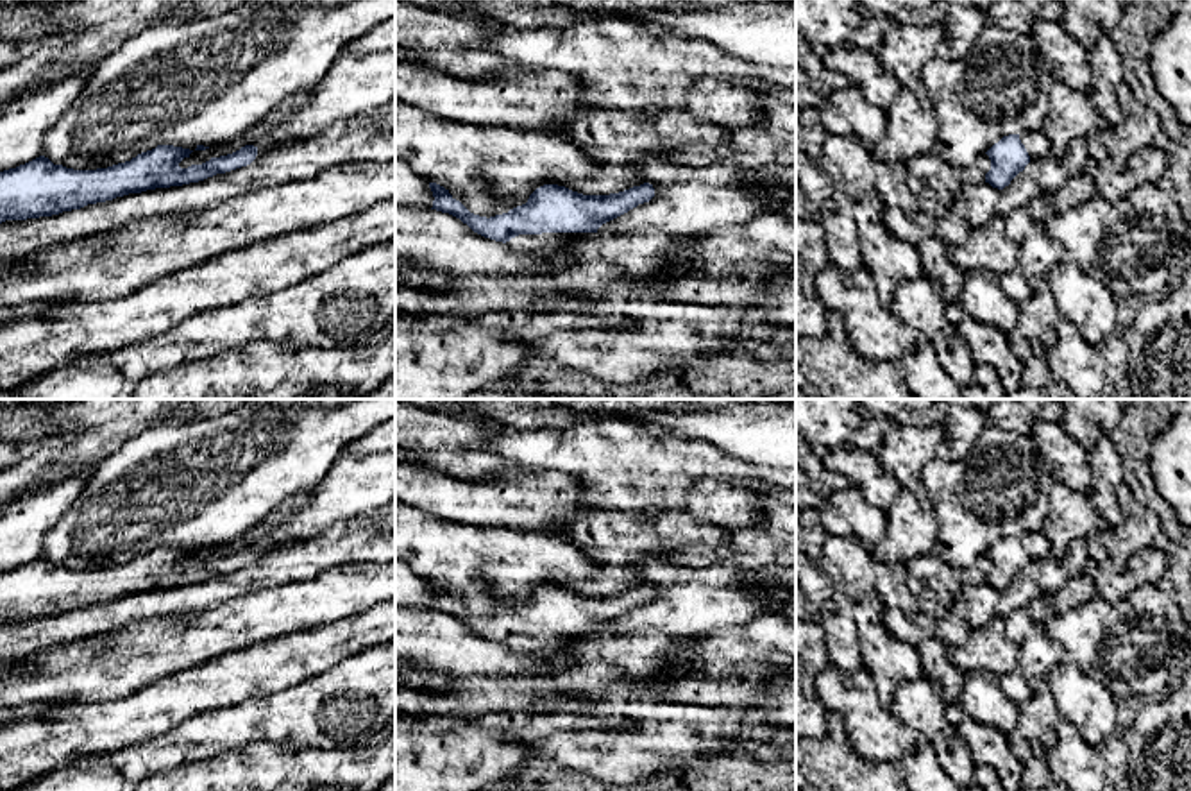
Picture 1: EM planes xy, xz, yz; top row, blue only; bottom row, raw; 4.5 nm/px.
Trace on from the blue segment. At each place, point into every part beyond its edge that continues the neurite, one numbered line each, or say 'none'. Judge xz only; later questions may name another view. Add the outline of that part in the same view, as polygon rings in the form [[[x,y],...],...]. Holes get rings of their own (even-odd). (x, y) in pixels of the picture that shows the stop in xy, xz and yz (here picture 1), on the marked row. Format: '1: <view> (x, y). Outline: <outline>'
1: xz (544, 244). Outline: [[[542,233],[542,234],[519,234],[506,242],[515,251],[547,256],[558,249],[569,247],[578,236],[587,233]]]

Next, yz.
1: yz (1036, 142). Outline: [[[1041,129],[1019,134],[1019,140],[1028,152],[1030,161],[1046,157],[1052,152],[1050,141]]]

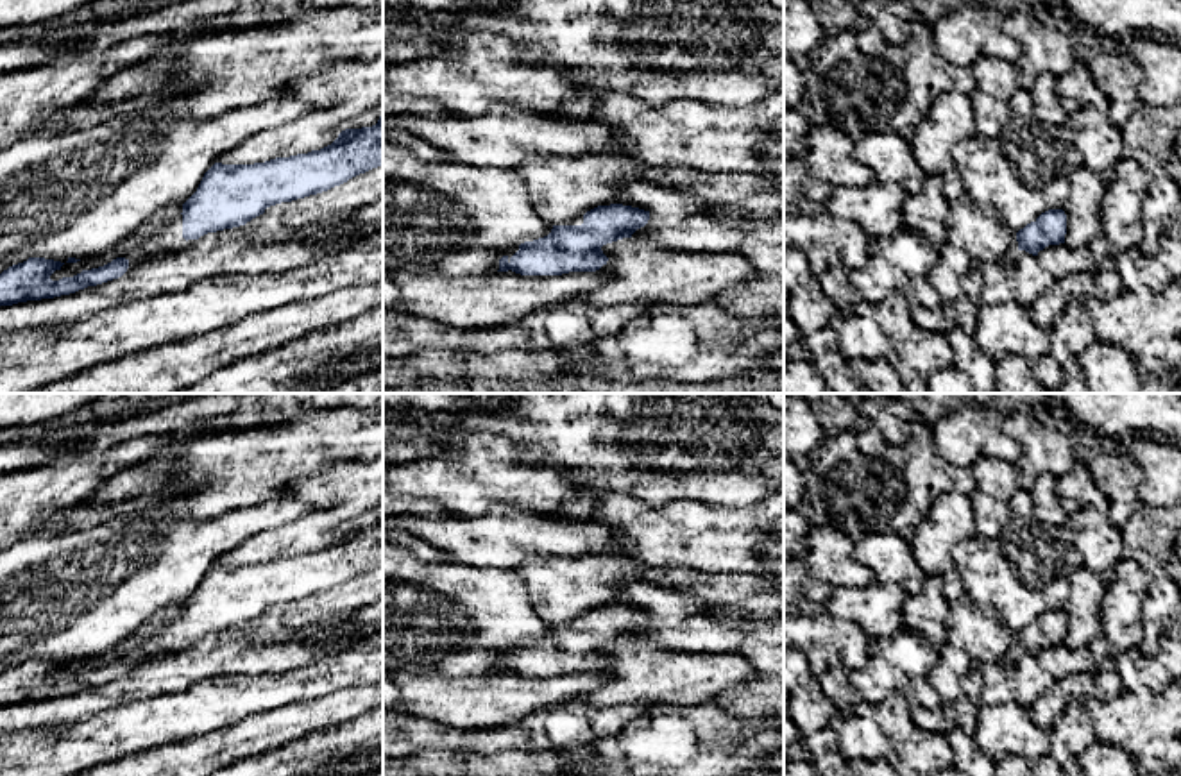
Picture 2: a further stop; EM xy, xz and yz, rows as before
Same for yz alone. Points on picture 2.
none

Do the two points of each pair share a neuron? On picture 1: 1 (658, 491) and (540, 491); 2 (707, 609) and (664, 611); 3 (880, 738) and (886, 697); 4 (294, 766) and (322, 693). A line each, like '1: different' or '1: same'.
1: different
2: same
3: different
4: different

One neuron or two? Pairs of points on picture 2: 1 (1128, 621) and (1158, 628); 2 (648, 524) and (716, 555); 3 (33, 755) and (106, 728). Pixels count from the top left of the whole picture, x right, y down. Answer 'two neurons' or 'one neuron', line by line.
1: two neurons
2: one neuron
3: one neuron

